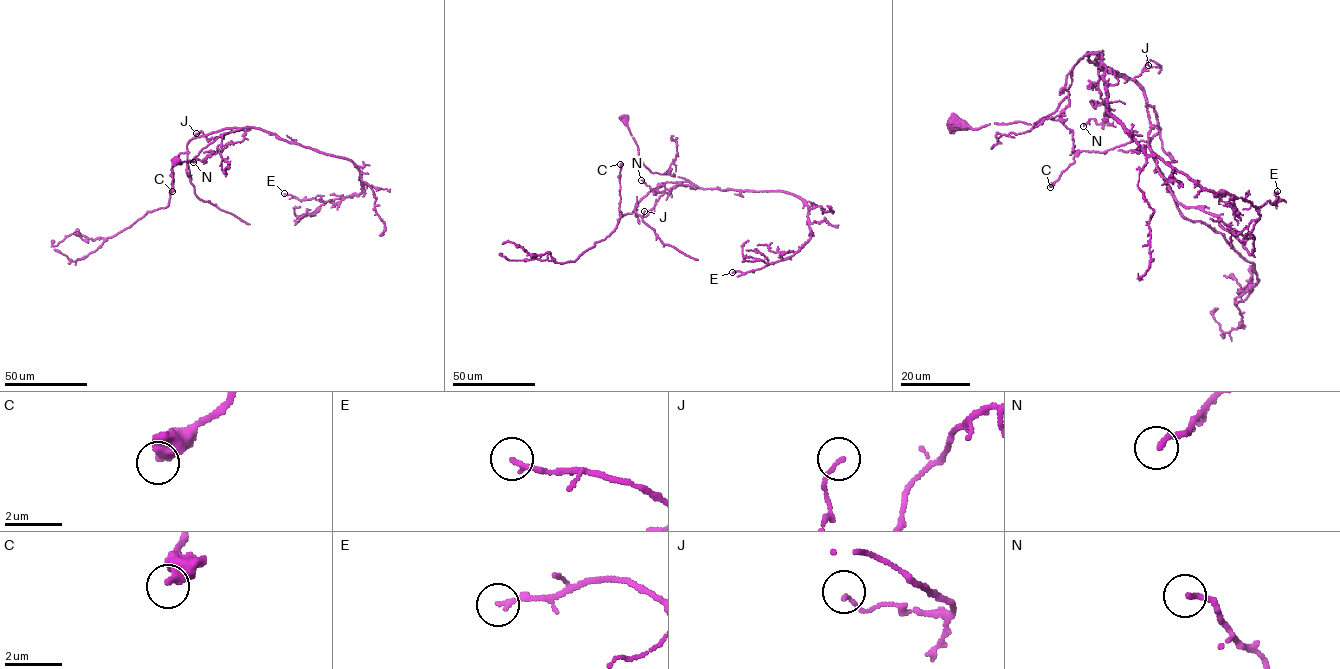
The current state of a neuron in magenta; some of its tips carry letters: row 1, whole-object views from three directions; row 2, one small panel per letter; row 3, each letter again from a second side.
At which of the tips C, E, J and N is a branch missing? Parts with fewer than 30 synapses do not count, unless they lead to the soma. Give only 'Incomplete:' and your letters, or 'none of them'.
Incomplete: none of them

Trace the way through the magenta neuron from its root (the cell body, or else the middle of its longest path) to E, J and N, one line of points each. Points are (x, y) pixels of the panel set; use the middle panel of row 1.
E: (624, 119), (652, 172), (702, 188), (781, 191), (807, 205), (810, 238), (792, 255), (732, 272)
J: (624, 119), (647, 168), (688, 179), (698, 187), (675, 185), (660, 196), (644, 217), (644, 211)
N: (624, 119), (647, 168), (688, 179), (698, 188), (677, 184), (659, 192), (641, 180)

